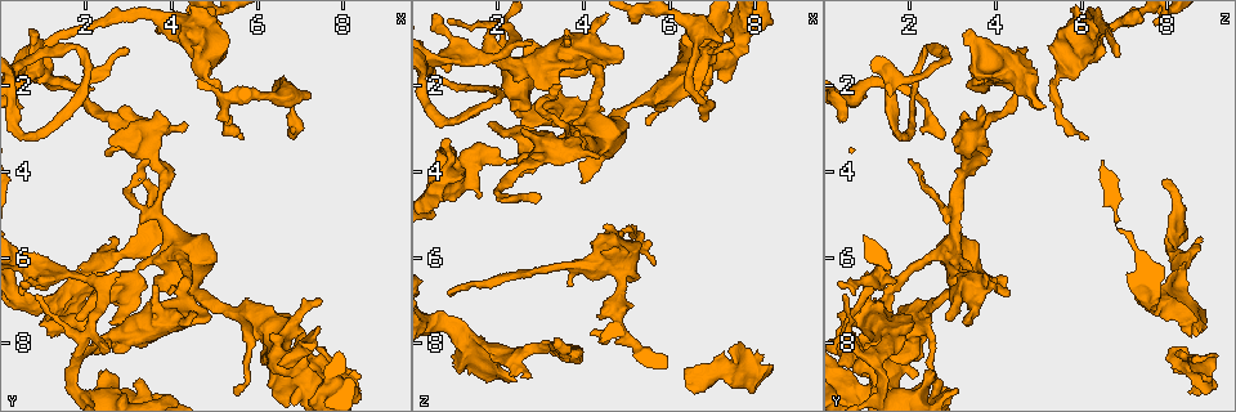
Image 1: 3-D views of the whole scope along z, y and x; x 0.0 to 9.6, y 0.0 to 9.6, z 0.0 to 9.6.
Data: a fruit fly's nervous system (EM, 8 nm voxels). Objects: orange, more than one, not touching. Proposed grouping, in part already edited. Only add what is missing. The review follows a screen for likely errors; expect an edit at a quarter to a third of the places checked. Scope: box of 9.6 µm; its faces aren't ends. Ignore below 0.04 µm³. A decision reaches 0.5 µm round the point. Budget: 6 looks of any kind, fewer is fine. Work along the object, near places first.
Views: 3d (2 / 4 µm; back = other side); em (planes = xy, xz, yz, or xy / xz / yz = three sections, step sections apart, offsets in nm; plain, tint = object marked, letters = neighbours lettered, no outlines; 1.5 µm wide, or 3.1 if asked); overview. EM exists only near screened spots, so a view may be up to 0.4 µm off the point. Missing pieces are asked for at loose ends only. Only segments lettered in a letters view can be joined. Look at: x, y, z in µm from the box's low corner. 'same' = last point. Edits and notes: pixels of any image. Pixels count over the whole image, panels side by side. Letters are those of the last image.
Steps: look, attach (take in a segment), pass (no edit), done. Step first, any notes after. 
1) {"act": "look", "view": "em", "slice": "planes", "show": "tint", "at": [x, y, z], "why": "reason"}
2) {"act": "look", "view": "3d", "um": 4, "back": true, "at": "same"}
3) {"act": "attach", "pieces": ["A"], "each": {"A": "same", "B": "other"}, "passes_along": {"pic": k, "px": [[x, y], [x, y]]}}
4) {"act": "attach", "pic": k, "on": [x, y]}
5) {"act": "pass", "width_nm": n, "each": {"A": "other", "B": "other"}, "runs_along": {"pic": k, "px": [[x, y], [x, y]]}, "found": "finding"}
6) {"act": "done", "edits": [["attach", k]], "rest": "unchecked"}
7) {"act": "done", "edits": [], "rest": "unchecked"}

{"act": "look", "view": "em", "slice": "xy", "step": 8, "show": "tint", "at": [0.90, 1.30, 6.80], "why": "thin end"}

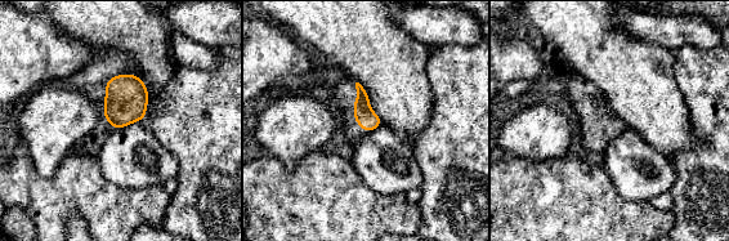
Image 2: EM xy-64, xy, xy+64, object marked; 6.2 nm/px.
{"act": "look", "view": "em", "slice": "planes", "show": "letters", "at": "same"}

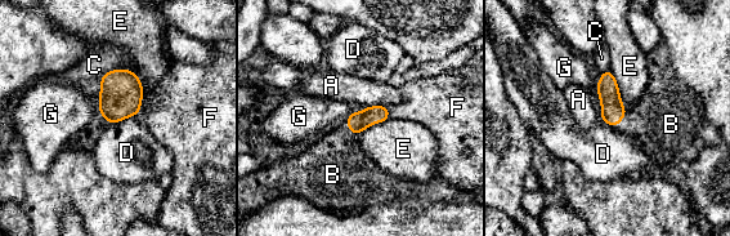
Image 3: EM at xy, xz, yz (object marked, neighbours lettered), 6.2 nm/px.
{"act": "attach", "pieces": ["B"], "each": {"A": "other", "B": "same", "C": "other", "D": "other", "E": "other", "F": "other", "G": "other"}, "found": "it goes on there"}

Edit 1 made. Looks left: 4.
{"act": "look", "view": "overview", "why": "see it whole again"}

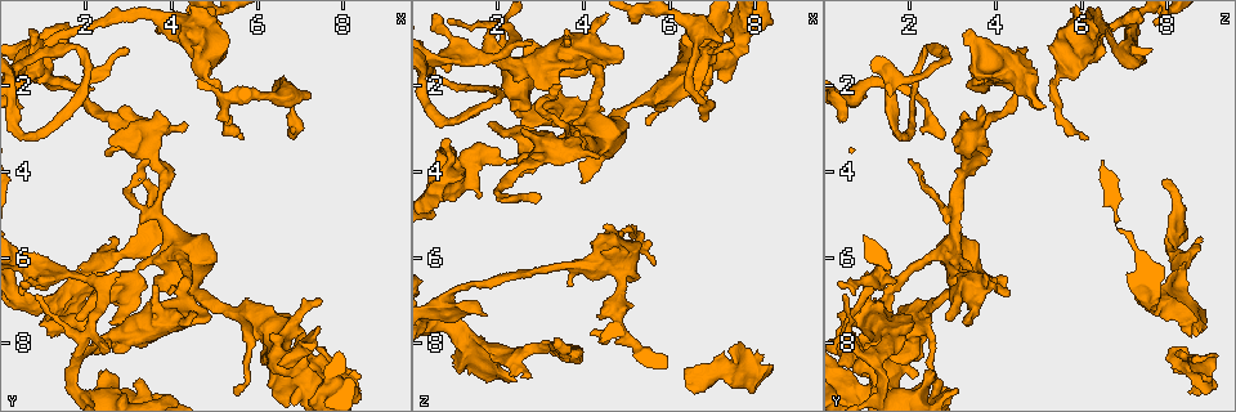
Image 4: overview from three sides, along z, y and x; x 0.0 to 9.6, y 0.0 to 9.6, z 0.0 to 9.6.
{"act": "look", "view": "em", "slice": "yz", "step": 4, "show": "tint", "at": [3.35, 8.85, 2.65], "why": "an open end"}

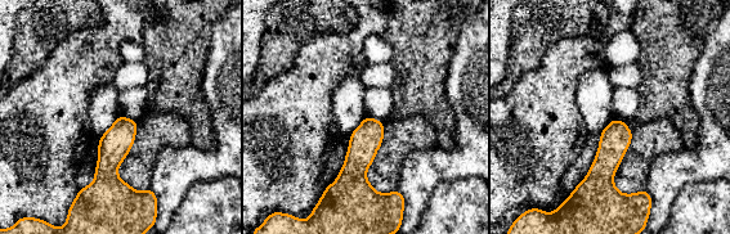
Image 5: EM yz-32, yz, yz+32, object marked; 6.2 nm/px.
{"act": "look", "view": "em", "slice": "planes", "show": "letters", "at": "same"}

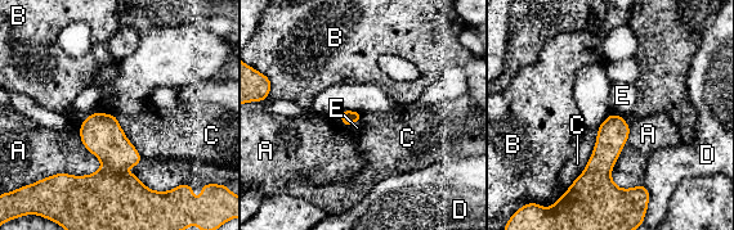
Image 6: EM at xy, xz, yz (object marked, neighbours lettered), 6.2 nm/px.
{"act": "pass", "each": {"A": "other", "B": "other", "C": "other", "D": "other", "E": "other"}, "border": {"pic": 6, "px": [[599, 126], [585, 170], [565, 190]]}, "found": "none of them fits"}

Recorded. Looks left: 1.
{"act": "look", "view": "em", "slice": "planes", "show": "letters", "at": [6.75, 3.25, 2.75]}

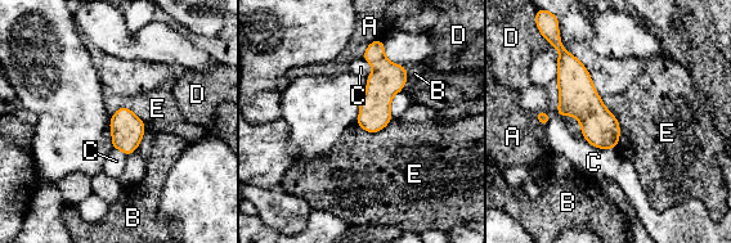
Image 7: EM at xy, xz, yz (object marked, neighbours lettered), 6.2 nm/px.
{"act": "pass", "width_nm": 190, "longest_contact_nm": ["E", 340], "each": {"A": "other", "B": "other", "C": "other", "D": "other", "E": "other"}, "found": "no lettered segment goes on from it"}

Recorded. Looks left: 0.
{"act": "done", "edits": [["attach", 3]], "rest": "unchecked"}

